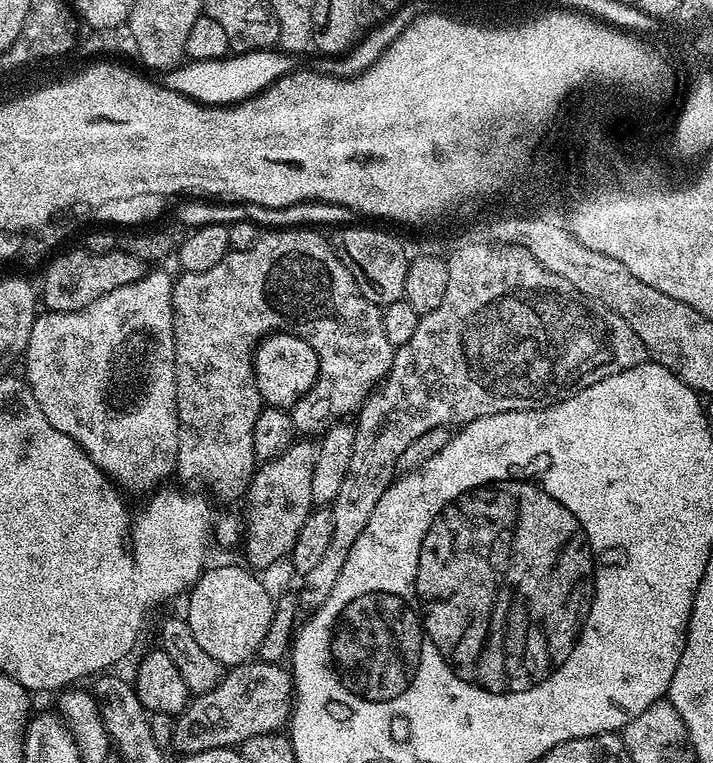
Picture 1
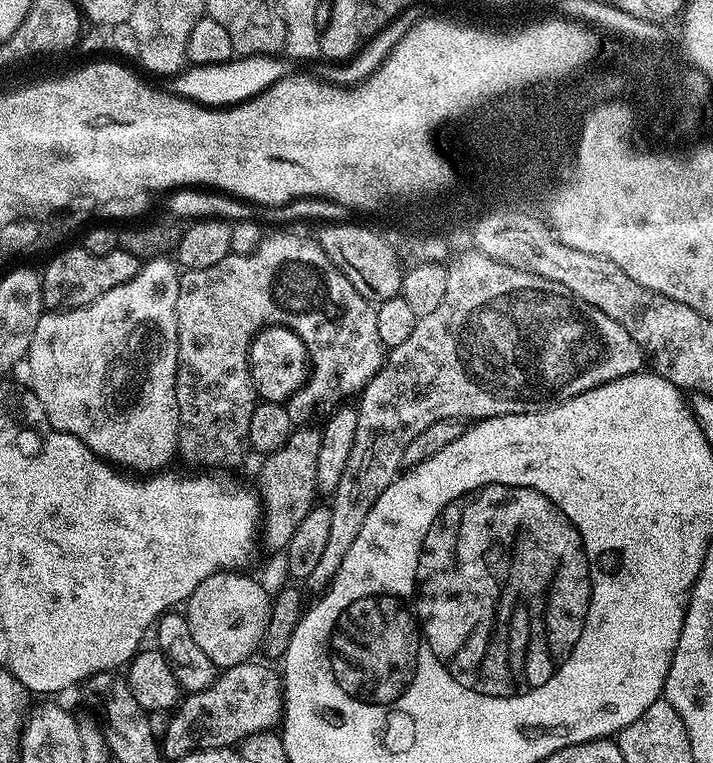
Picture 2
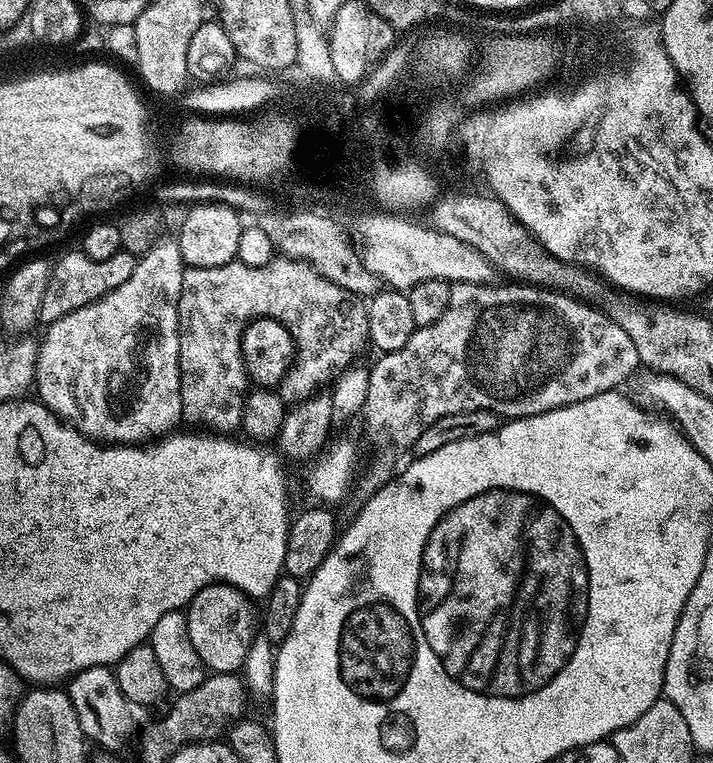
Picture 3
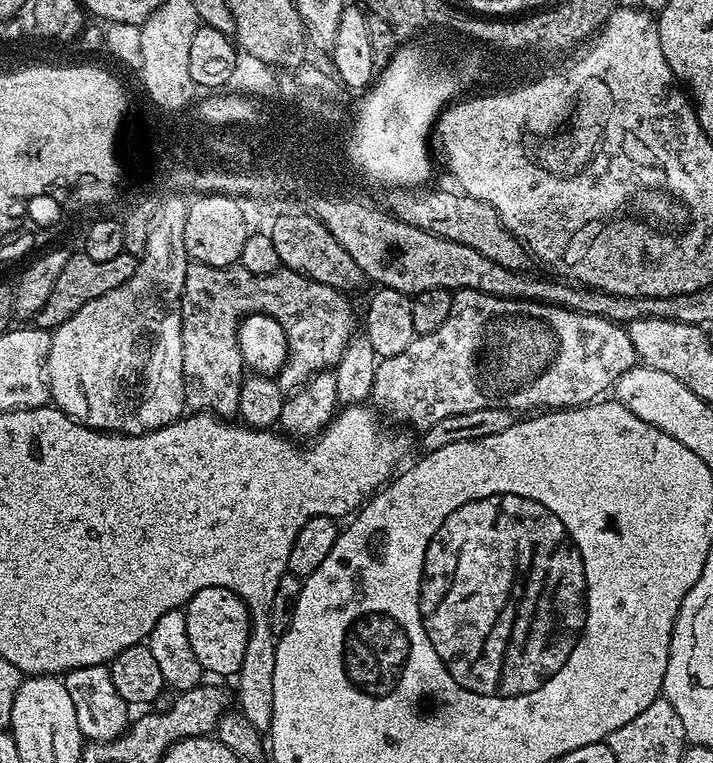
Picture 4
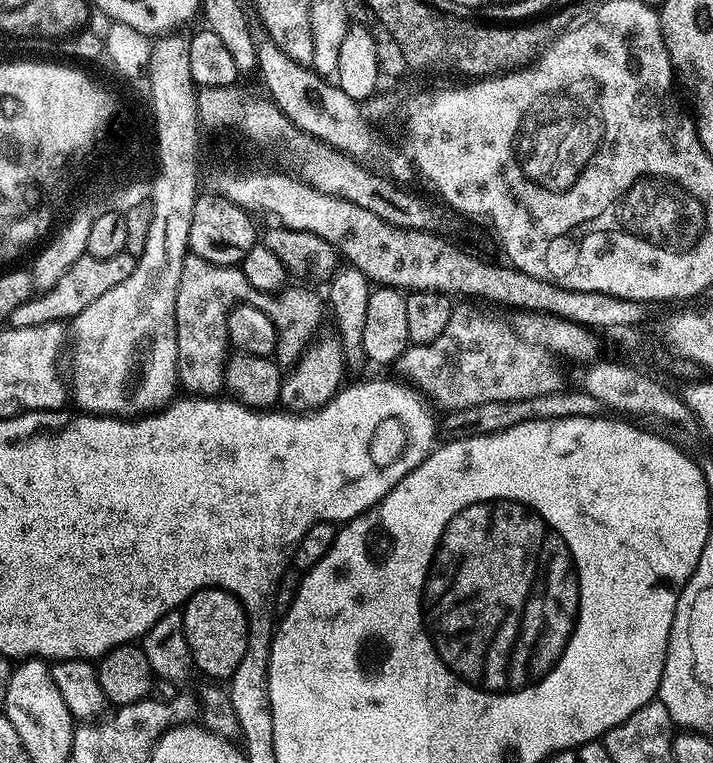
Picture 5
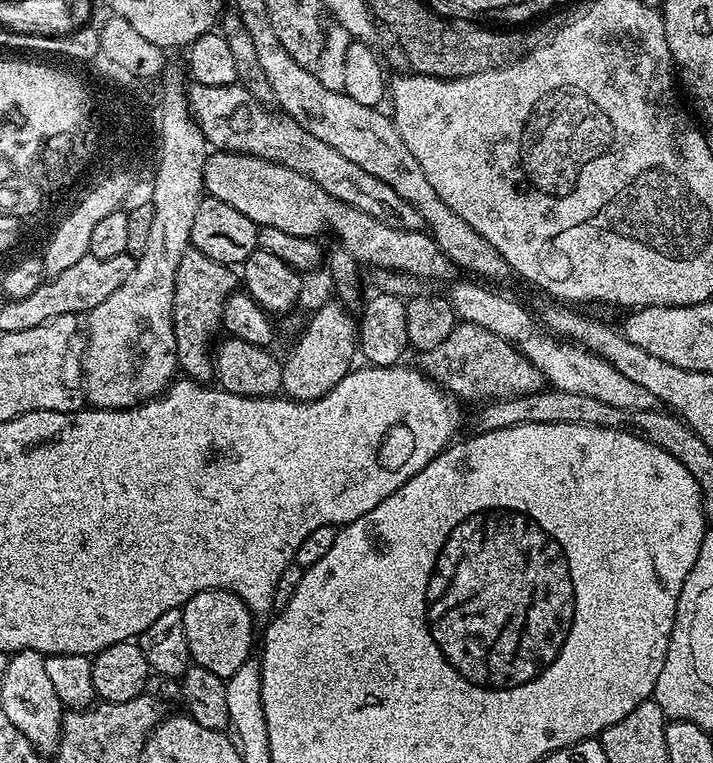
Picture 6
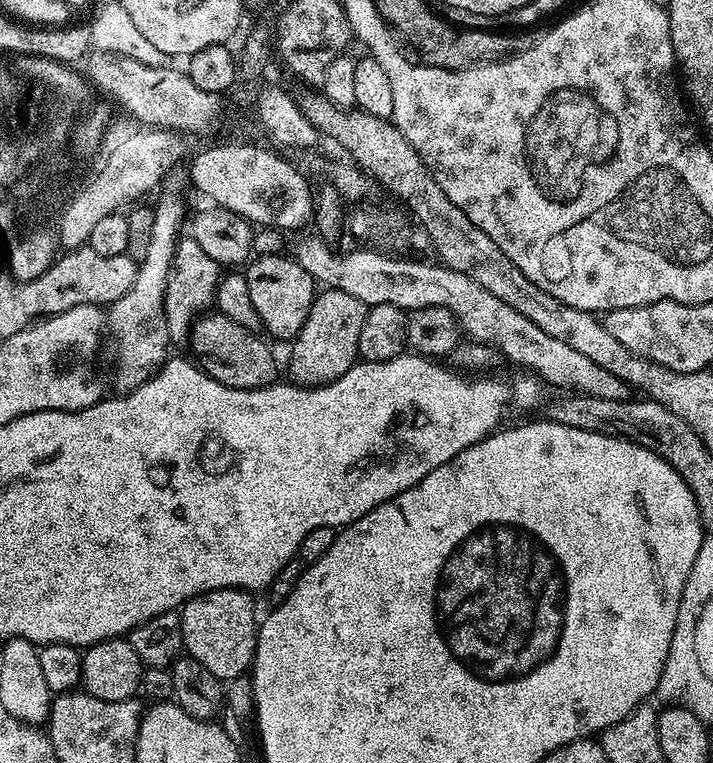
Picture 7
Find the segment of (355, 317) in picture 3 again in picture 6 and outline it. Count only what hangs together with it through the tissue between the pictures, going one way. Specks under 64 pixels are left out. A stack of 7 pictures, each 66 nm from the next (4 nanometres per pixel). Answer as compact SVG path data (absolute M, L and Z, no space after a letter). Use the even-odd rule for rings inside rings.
M189 247L178 262L178 274L174 278L174 342L176 343L176 363L179 371L189 380L208 382L214 376L214 341L221 335L226 302L238 288L238 276L229 265L206 258L198 249Z

